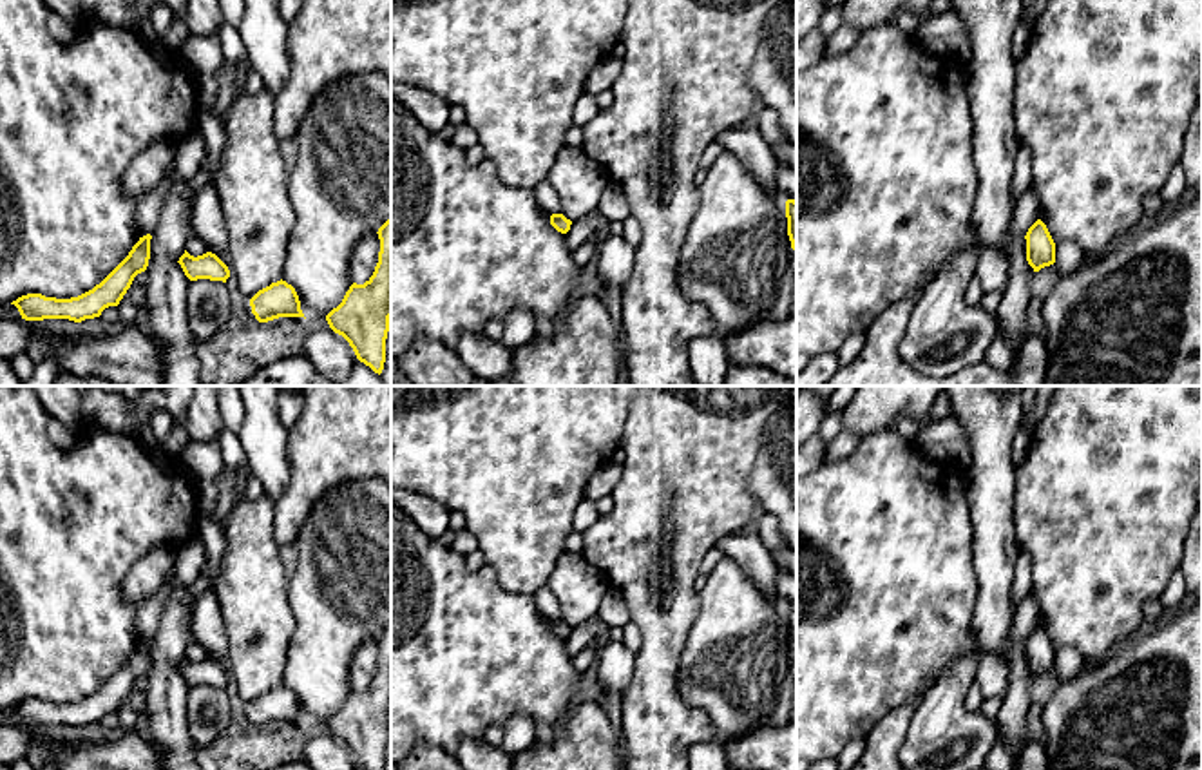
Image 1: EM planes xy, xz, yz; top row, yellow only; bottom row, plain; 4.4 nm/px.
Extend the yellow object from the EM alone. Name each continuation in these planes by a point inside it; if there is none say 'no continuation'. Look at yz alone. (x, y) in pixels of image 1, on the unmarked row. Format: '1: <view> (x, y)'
no continuation

